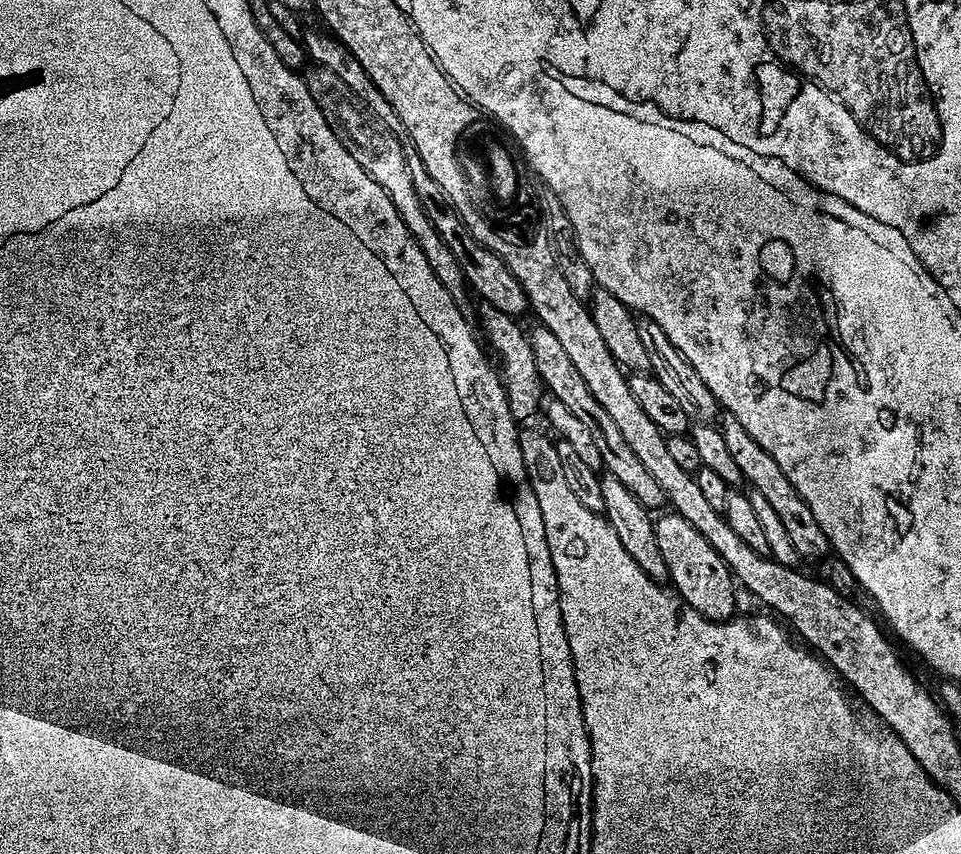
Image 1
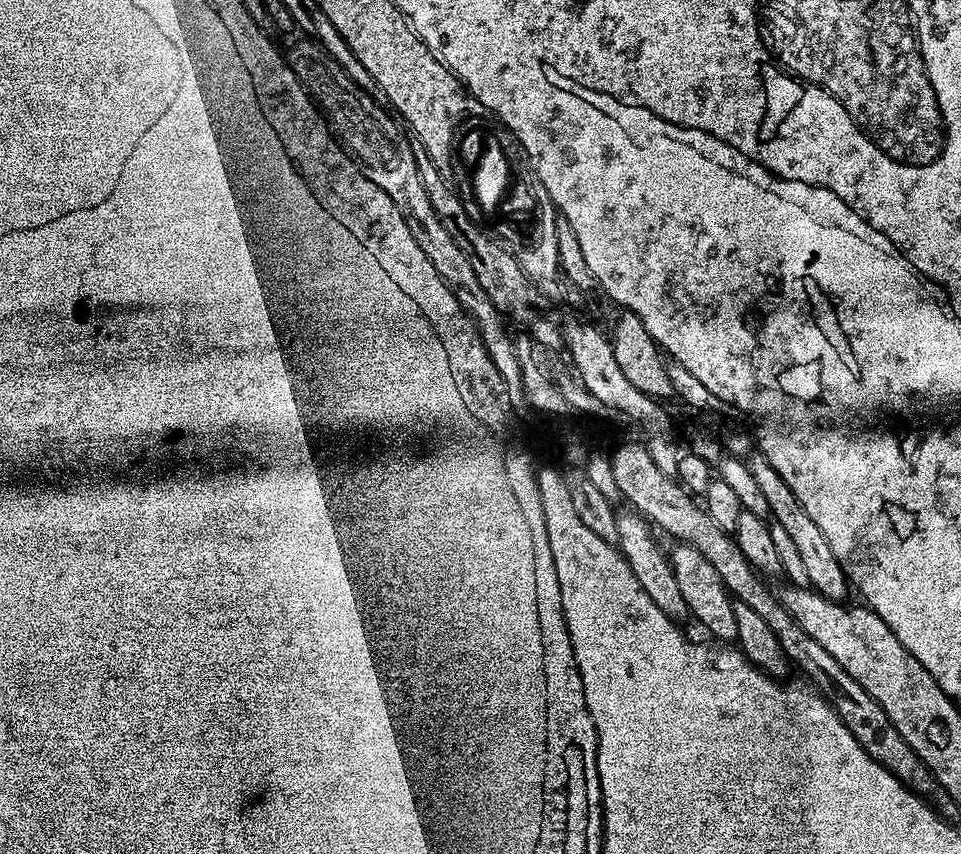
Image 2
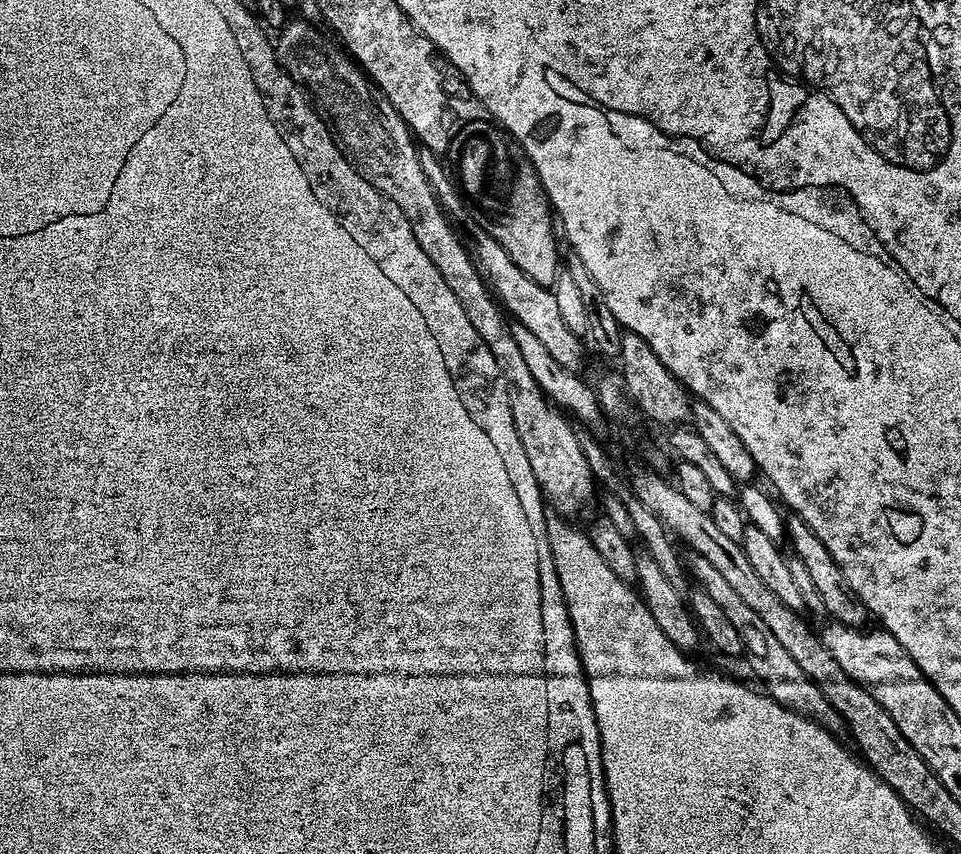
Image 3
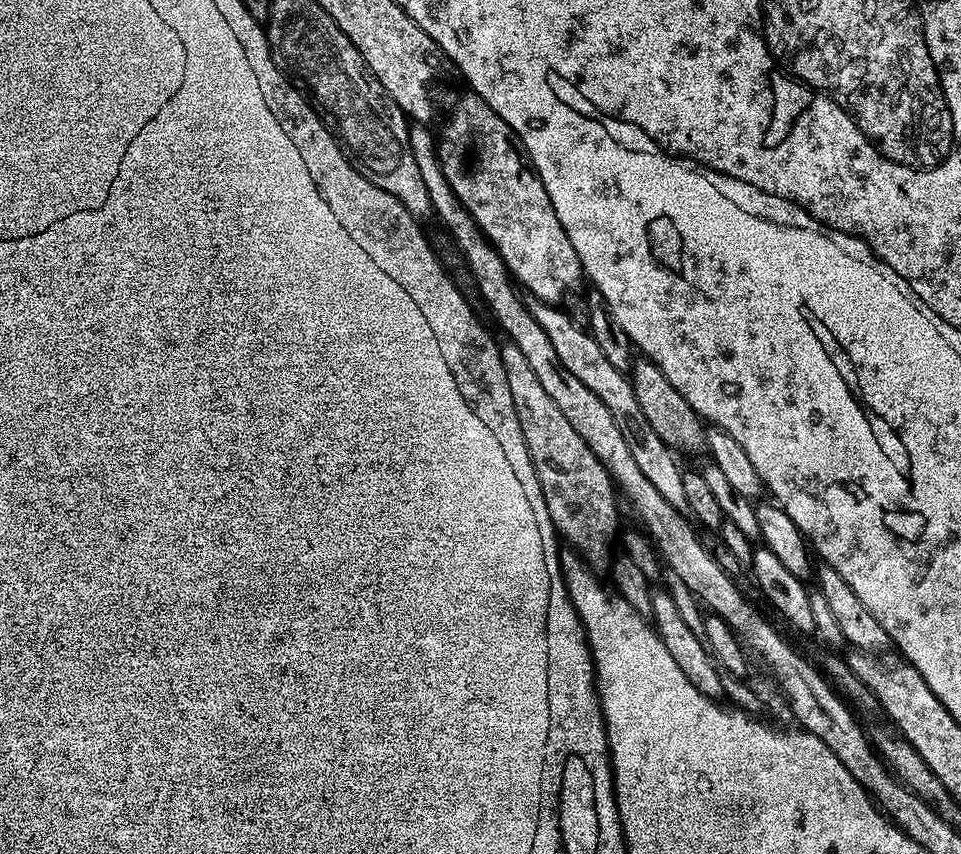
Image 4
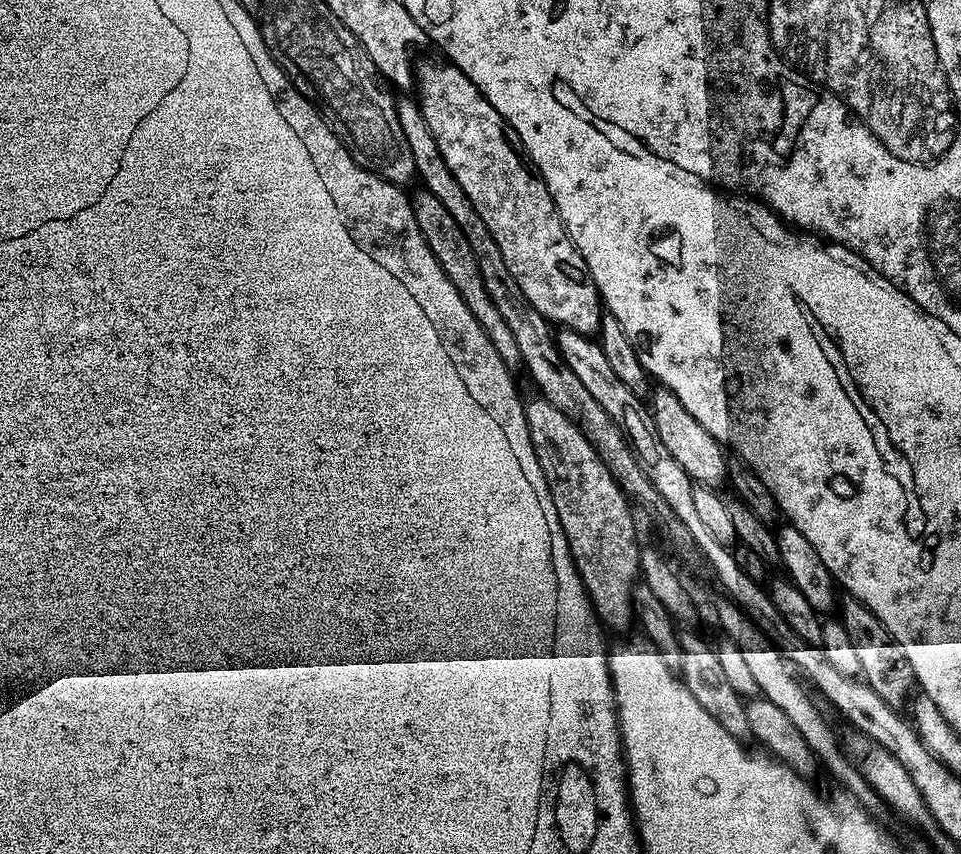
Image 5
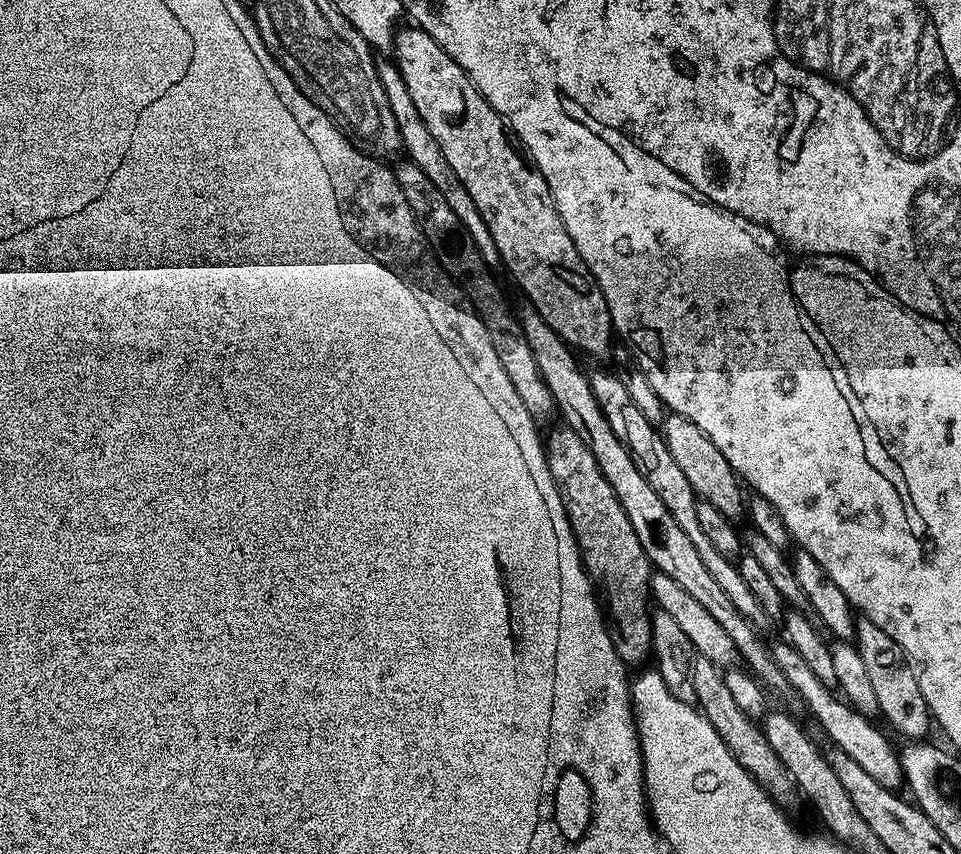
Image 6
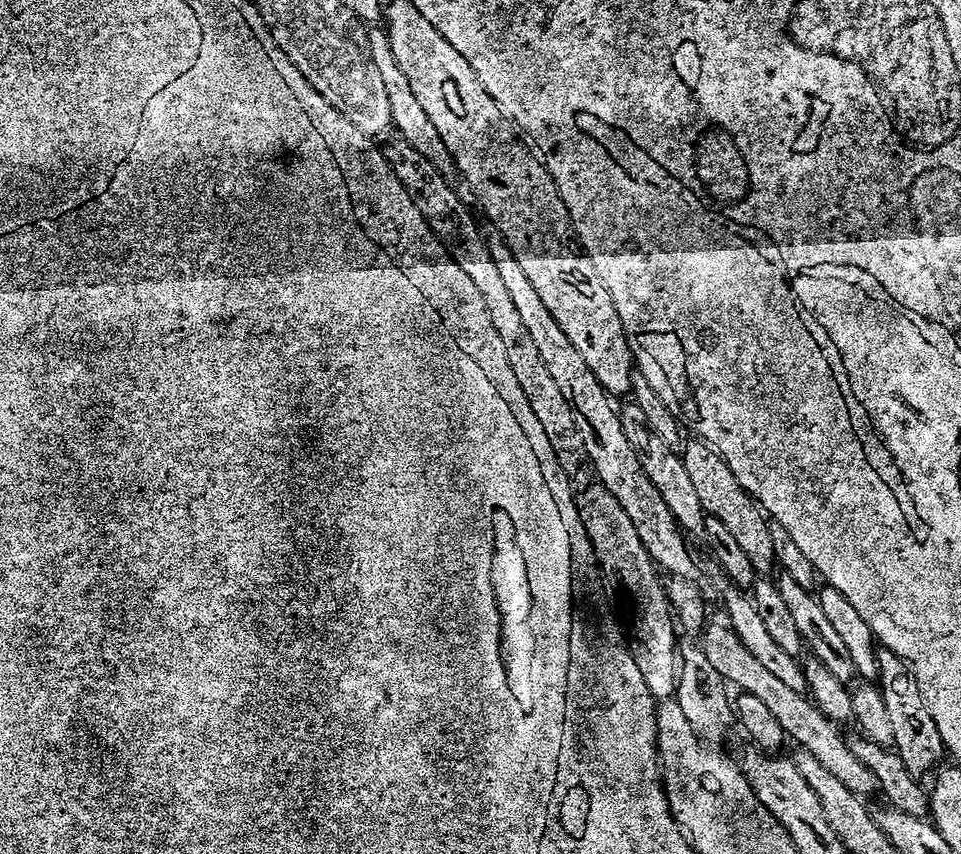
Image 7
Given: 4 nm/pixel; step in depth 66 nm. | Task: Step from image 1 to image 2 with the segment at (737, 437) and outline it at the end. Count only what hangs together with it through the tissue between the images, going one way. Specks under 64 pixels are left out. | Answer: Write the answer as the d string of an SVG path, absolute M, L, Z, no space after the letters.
M759 454L747 457L746 463L750 474L754 474L754 482L762 489L762 495L766 498L771 519L787 531L787 536L795 543L799 556L803 560L807 577L809 578L809 588L814 589L822 598L830 598L830 602L845 603L849 598L850 585L847 574L842 570L838 558L834 558L834 550L830 550L830 545L826 542L826 537L822 535L822 529L813 522L810 514L802 510L802 502L794 498L794 490L782 482L782 478L772 466L768 459Z

